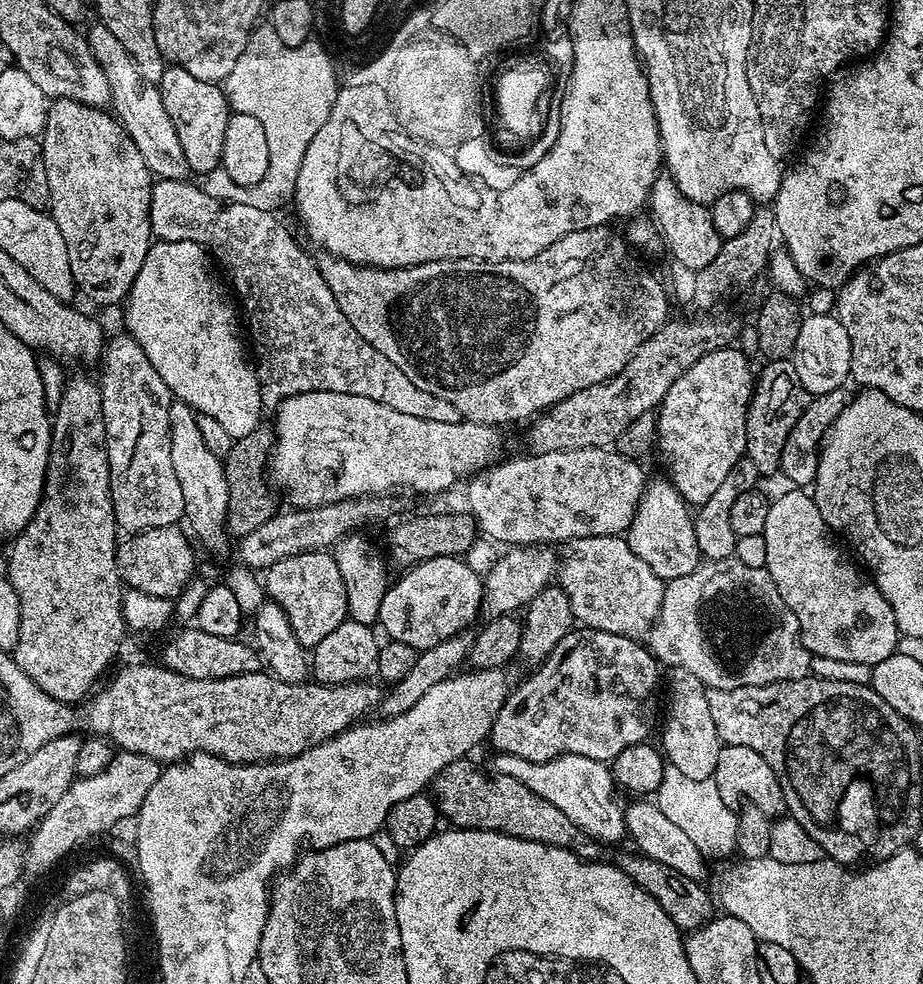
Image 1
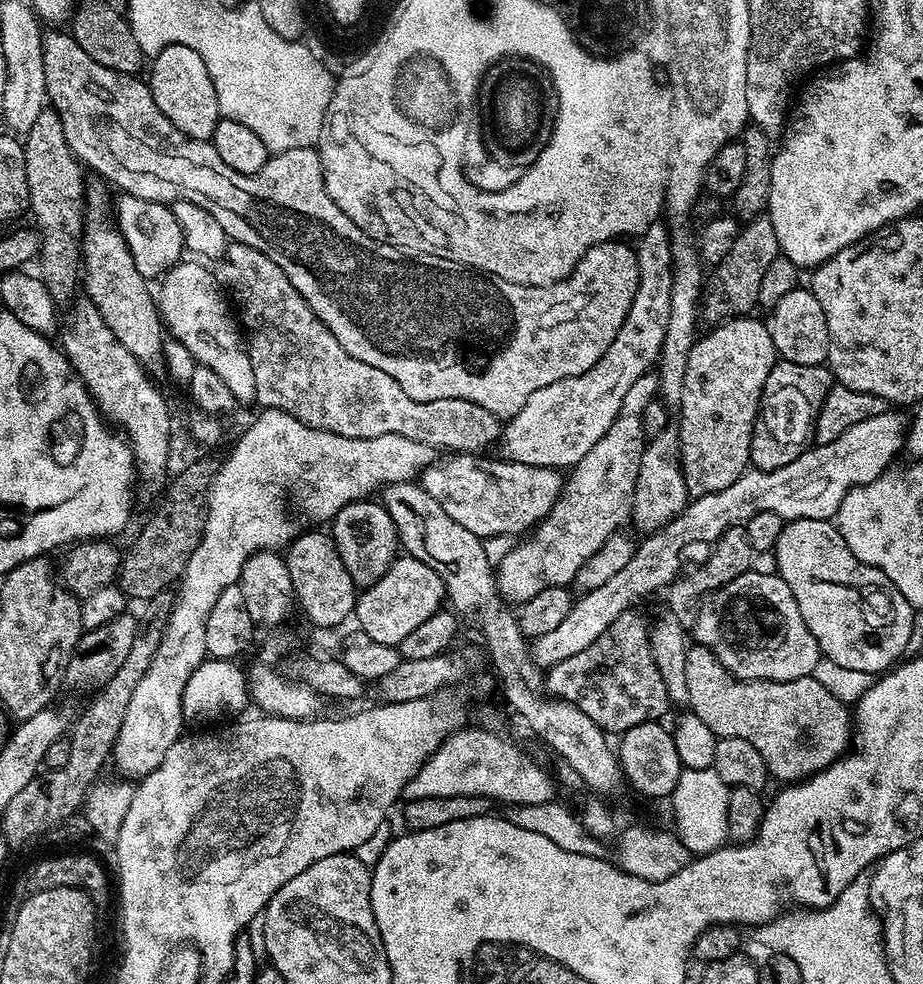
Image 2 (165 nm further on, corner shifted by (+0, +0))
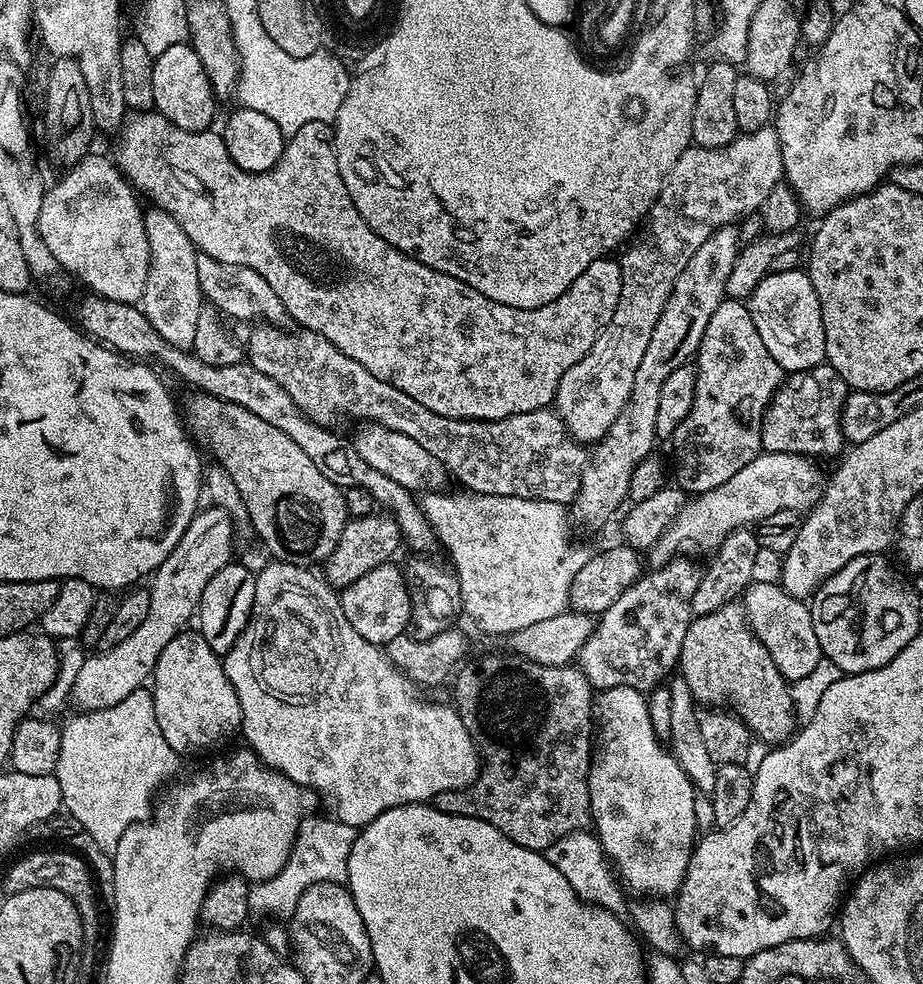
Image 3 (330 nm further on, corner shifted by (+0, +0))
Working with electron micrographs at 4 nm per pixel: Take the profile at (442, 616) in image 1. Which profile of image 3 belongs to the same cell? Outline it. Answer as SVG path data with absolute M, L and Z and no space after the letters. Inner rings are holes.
M395 563L374 566L370 574L362 574L350 586L340 593L338 611L346 614L346 622L366 638L366 642L377 646L386 646L394 638L405 635L410 628L410 594L406 590L404 573Z

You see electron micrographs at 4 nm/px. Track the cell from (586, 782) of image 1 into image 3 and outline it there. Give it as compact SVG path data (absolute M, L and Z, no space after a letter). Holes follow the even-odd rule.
M268 562L264 569L256 572L256 593L254 594L254 606L252 616L246 622L240 637L234 642L234 646L228 652L223 653L224 669L226 678L234 686L238 694L238 706L240 707L239 731L244 732L244 740L249 749L255 752L260 761L267 768L273 768L275 772L281 772L286 778L290 778L305 790L317 792L326 803L332 807L331 815L340 820L346 826L354 826L358 830L364 828L378 814L382 814L391 808L406 806L407 804L423 804L435 801L438 794L467 788L473 784L476 776L480 773L482 759L476 751L478 745L466 730L462 718L456 712L455 707L444 704L431 704L428 700L419 700L416 697L417 685L407 680L398 669L392 665L387 651L383 647L366 642L350 622L346 622L346 614L333 610L339 609L340 597L337 589L333 588L327 580L316 576L312 570L305 570L298 564L282 564Z

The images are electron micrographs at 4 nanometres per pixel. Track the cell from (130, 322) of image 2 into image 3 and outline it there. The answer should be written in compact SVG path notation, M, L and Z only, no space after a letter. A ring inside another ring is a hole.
M202 391L192 395L184 408L182 404L187 431L201 449L212 451L211 459L223 466L238 486L238 494L246 502L248 524L268 547L269 557L282 564L323 565L350 519L345 489L334 486L298 442L286 438L270 422L262 422L258 414Z

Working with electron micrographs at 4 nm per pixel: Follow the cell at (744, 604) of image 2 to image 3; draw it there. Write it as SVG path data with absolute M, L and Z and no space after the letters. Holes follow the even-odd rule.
M753 582L743 592L742 603L748 615L748 627L752 633L770 650L774 666L791 682L806 678L822 658L818 646L818 634L814 634L812 608L801 597L792 596L779 584Z

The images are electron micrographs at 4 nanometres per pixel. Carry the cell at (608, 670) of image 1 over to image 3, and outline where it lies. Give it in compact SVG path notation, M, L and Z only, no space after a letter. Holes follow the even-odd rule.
M677 555L668 564L655 567L649 576L641 575L610 610L600 613L578 657L580 672L586 674L593 689L622 686L648 694L665 683L664 676L671 677L677 671L682 642L694 619L691 598L702 575L696 564L695 559Z

